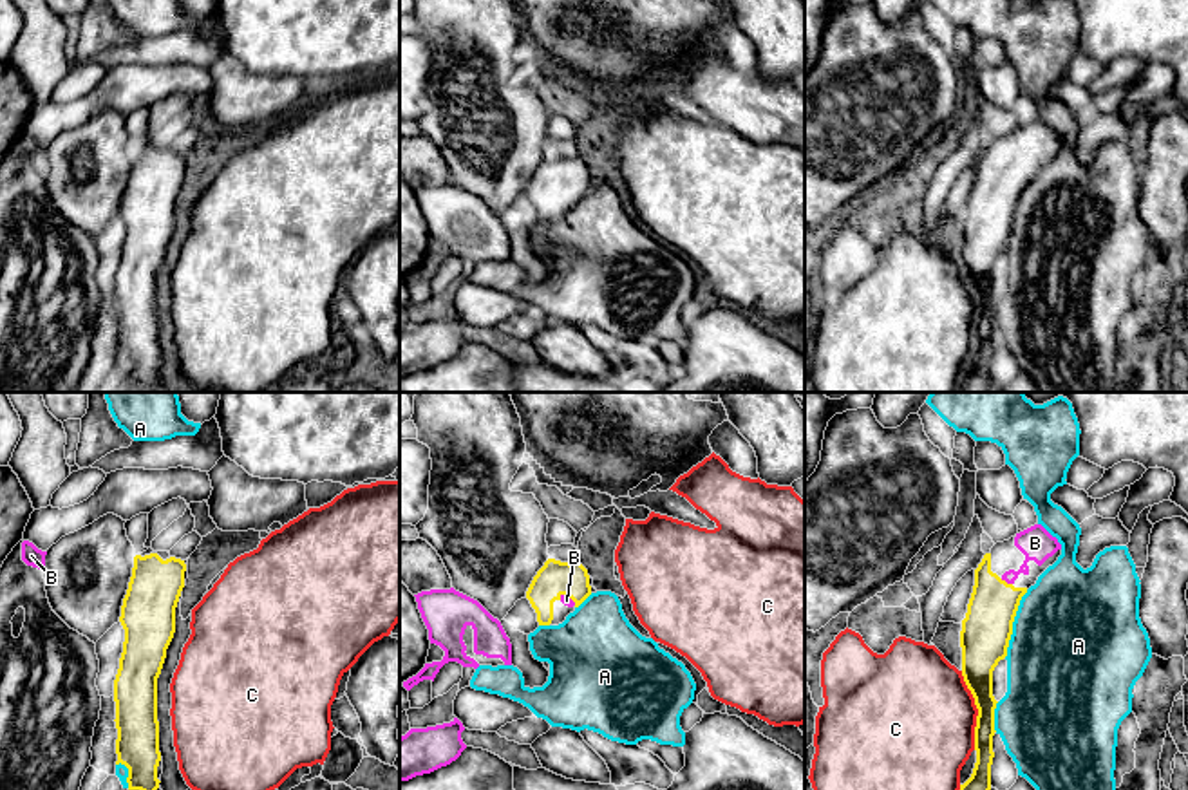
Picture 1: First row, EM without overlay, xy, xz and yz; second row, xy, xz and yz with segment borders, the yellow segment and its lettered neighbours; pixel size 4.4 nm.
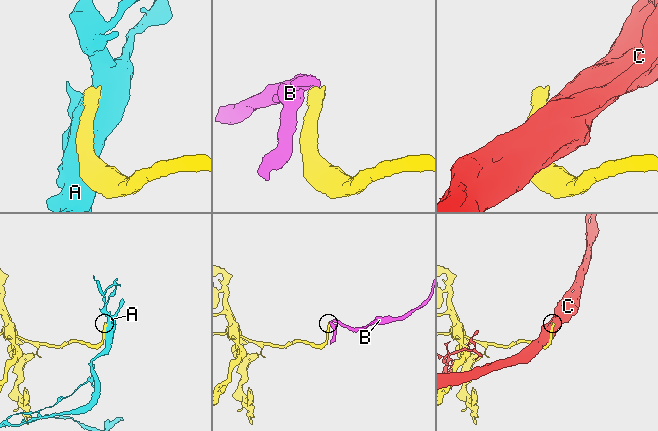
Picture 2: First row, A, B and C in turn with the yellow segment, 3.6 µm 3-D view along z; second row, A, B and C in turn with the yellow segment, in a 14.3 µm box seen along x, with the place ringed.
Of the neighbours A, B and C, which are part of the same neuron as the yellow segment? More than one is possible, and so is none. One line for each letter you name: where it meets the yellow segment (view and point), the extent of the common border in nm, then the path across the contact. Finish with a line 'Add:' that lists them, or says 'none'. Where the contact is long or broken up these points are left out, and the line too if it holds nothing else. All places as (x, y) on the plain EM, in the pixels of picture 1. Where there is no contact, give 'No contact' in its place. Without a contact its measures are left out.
B: Touches yellow at yz (1004, 176). Shared border 60 nm. Path across: yz (988, 221), (993, 197), (1004, 176), (1024, 161), (1035, 138)
Add: B

